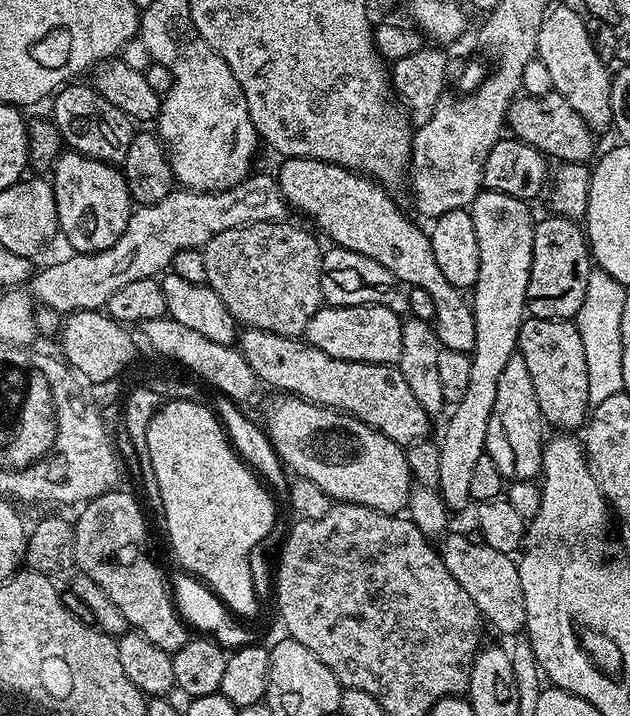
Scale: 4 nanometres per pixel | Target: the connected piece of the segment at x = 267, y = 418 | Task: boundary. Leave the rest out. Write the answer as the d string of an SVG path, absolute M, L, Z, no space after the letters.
M272 394L264 408L262 427L274 451L289 473L310 478L321 490L326 490L333 502L341 504L361 504L379 512L400 514L408 507L408 495L412 493L414 481L408 468L405 449L394 443L386 434L366 426L358 417L345 414L339 408L327 408L321 404L312 404L297 396Z

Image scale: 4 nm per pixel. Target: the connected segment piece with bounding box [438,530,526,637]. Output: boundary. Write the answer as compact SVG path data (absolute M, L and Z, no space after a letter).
M449 531L439 541L438 551L446 570L454 574L454 582L474 598L481 617L488 620L500 632L515 637L525 631L526 602L522 594L520 569L517 561L509 553L494 550L486 543L471 543L463 531Z

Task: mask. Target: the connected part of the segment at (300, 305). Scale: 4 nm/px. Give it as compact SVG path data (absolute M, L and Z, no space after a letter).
M275 220L222 230L202 251L206 283L226 302L237 325L299 337L307 333L310 318L322 307L322 247L306 229L288 223Z

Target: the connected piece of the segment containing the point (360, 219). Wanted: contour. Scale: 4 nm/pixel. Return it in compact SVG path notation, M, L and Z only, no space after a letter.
M289 156L279 162L276 181L295 211L297 208L305 212L332 239L335 247L354 250L354 254L366 254L366 258L374 258L374 262L386 266L397 281L427 290L434 301L434 329L440 348L472 353L474 314L469 297L461 289L450 286L442 270L438 270L431 235L408 220L407 214L392 201L387 187L361 173L314 158Z

